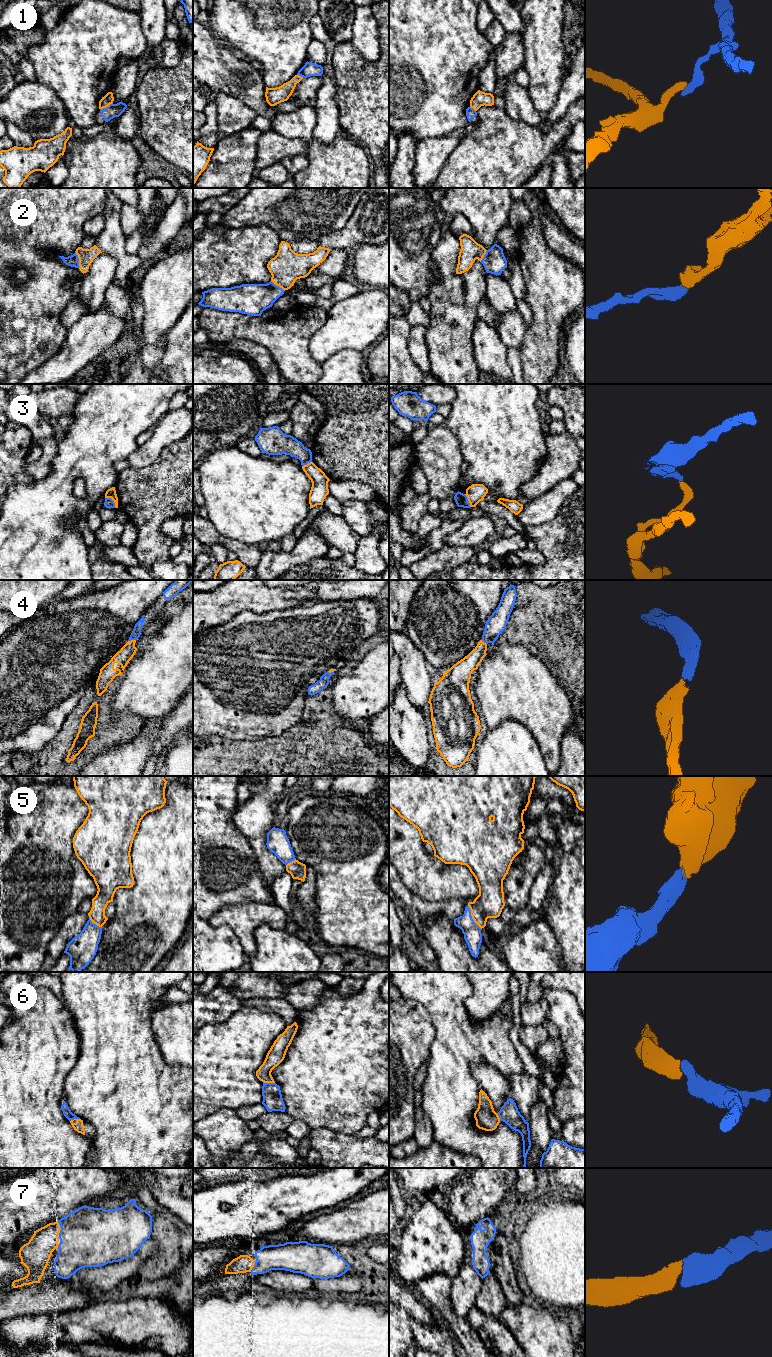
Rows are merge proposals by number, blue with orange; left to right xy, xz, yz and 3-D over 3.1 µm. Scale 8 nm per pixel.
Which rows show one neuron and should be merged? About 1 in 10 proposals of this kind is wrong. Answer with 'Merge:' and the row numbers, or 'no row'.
Merge: 2, 4, 5, 6, 7

